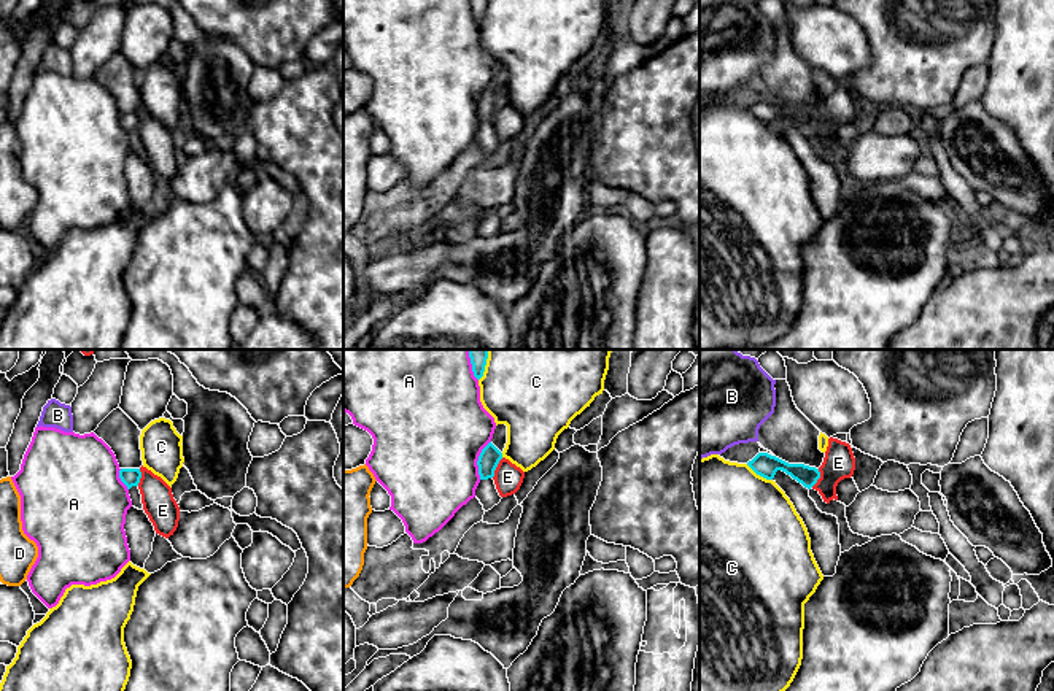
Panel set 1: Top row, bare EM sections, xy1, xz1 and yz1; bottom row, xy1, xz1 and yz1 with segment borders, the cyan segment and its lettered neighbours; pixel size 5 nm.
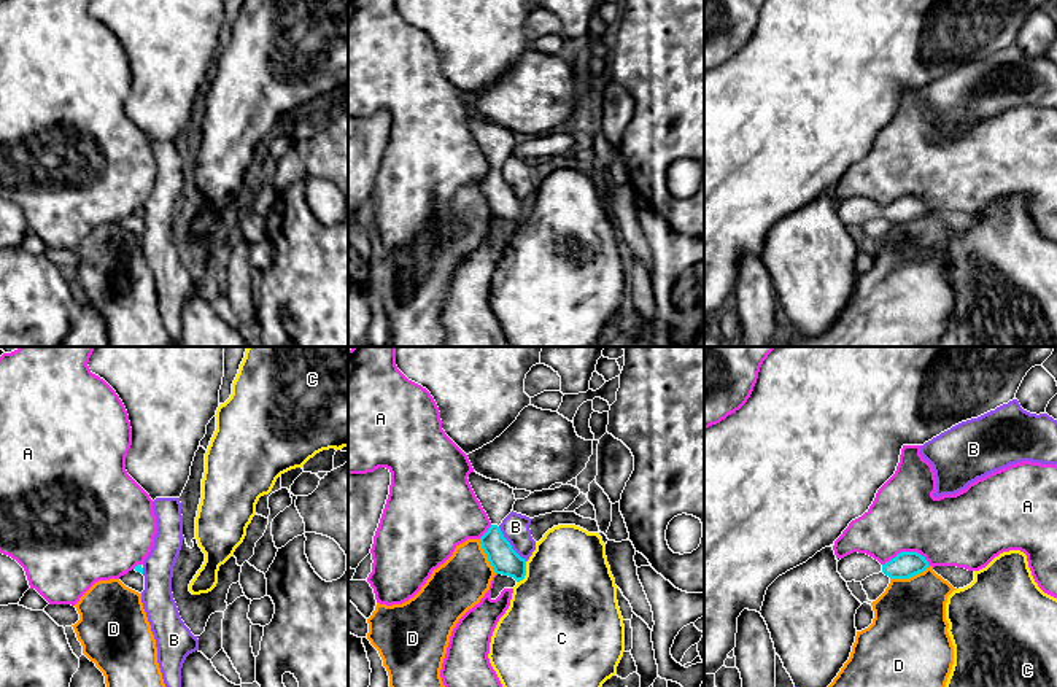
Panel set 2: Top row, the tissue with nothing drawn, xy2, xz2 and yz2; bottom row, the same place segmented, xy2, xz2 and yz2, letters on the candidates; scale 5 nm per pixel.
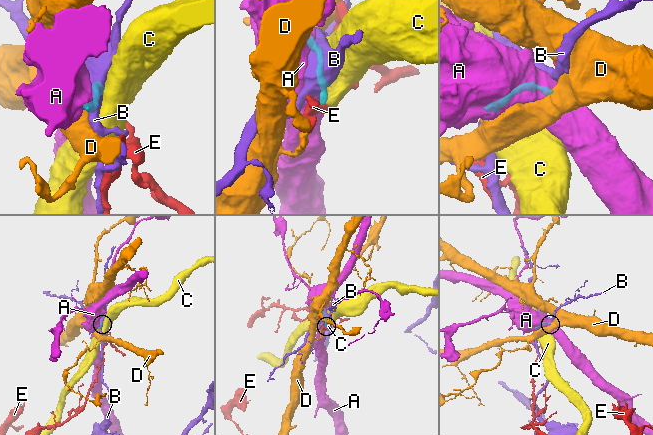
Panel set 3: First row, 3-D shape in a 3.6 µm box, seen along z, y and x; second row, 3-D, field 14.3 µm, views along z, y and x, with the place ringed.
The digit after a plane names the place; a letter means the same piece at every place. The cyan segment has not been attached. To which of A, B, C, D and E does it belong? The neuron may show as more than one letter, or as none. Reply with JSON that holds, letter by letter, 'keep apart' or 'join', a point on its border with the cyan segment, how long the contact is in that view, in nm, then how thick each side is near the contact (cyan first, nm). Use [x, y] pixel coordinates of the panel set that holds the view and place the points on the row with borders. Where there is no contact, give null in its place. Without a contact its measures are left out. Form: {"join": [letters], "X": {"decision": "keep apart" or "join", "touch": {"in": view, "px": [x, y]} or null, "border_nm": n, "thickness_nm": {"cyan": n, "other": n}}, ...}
{"join": [], "A": {"decision": "keep apart", "touch": {"in": "yz2", "px": [906, 552]}, "border_nm": 240, "thickness_nm": {"cyan": 140, "other": 360}}, "B": {"decision": "keep apart", "touch": {"in": "xz2", "px": [509, 544]}, "border_nm": 220, "thickness_nm": {"cyan": 140, "other": 140}}, "C": {"decision": "keep apart", "touch": {"in": "yz1", "px": [759, 474]}, "border_nm": 160, "thickness_nm": {"cyan": 120, "other": 480}}, "D": {"decision": "keep apart", "touch": {"in": "yz2", "px": [909, 576]}, "border_nm": 220, "thickness_nm": {"cyan": 140, "other": 380}}, "E": {"decision": "keep apart", "touch": {"in": "xz1", "px": [496, 466]}, "border_nm": 120, "thickness_nm": {"cyan": 110, "other": 140}}}

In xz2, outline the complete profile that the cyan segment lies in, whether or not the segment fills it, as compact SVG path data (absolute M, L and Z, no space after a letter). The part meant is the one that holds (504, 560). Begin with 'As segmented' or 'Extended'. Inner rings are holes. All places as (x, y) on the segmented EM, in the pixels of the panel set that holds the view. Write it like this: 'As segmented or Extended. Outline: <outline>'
Extended. Outline: M475 471L467 479L491 522L488 531L480 538L490 565L496 574L513 577L517 582L523 580L526 576L526 560L512 549L499 528L517 501L513 488L499 480L486 479Z

